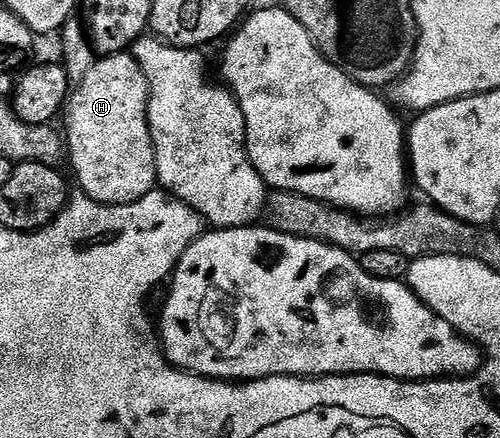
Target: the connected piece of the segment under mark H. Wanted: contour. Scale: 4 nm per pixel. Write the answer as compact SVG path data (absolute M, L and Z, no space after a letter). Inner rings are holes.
M132 53L98 59L72 91L66 107L65 141L80 191L105 205L129 205L157 186L149 115L149 87Z

